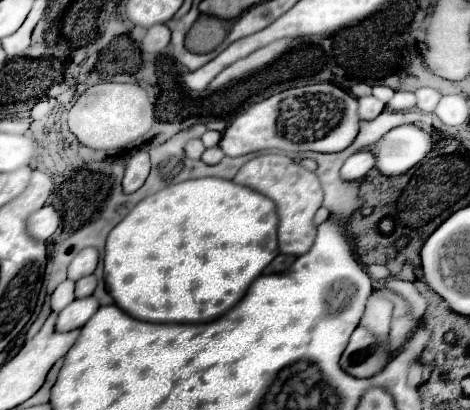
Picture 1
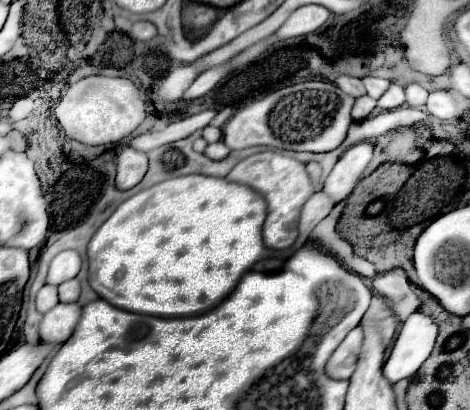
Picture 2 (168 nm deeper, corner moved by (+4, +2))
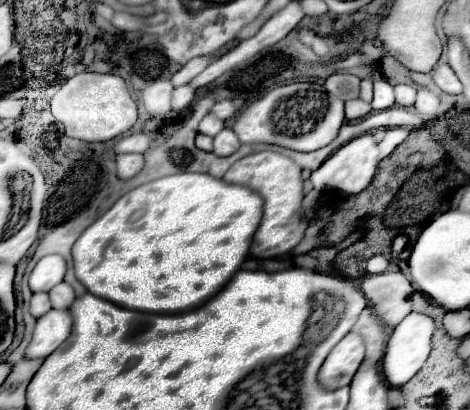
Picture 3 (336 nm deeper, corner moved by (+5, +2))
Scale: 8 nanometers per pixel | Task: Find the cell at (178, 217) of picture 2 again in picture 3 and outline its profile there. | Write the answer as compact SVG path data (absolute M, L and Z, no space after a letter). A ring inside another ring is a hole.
M181 172L141 184L121 196L73 244L77 280L95 296L127 310L175 314L199 308L241 268L261 222L263 200L245 186L227 184L209 174Z

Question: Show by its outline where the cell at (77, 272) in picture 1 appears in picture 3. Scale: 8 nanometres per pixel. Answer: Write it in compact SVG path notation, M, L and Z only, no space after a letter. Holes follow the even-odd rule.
M51 254L41 258L29 276L31 292L49 292L53 286L63 282L65 270L67 270L67 264L61 256Z

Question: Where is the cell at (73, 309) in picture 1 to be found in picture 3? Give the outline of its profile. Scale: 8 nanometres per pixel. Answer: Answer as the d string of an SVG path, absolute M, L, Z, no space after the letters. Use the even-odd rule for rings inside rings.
M49 310L37 320L33 340L25 350L25 358L47 358L61 346L71 332L71 314L67 310Z

